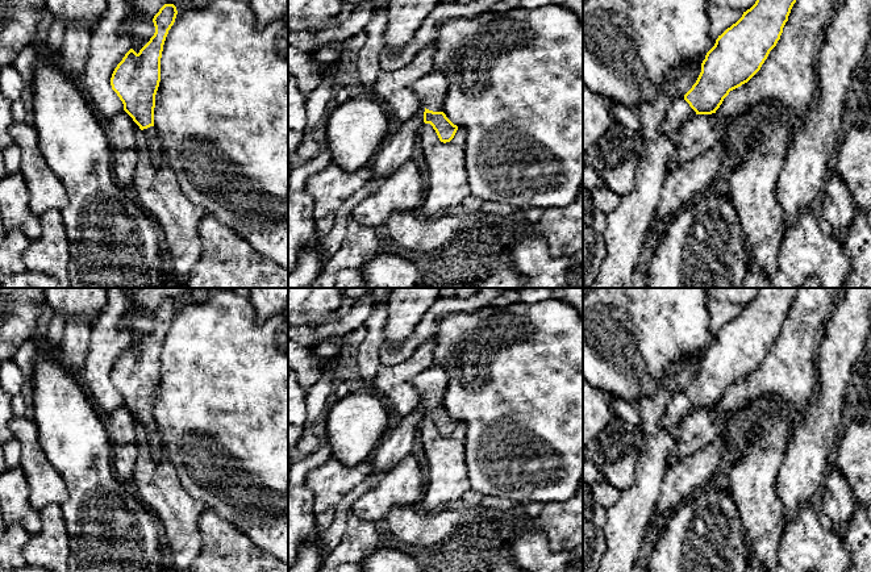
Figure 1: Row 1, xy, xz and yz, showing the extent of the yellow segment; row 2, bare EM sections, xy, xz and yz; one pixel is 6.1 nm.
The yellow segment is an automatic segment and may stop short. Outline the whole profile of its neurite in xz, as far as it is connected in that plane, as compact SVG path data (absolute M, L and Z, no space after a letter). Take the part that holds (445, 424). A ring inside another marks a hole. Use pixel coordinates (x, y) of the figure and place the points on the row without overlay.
M432 363L425 371L414 377L413 384L418 391L421 401L425 402L424 417L430 418L441 437L450 437L458 421L442 406L442 398L449 383L445 364Z

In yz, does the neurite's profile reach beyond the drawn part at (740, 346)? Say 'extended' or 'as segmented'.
extended

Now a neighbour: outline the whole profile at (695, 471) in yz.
M717 439L671 467L663 479L650 529L660 530L676 506L708 485L714 473L728 469L732 458L730 439Z

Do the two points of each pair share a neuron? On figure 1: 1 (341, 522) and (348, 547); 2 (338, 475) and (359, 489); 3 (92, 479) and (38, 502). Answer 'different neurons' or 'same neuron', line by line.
1: different neurons
2: different neurons
3: different neurons

